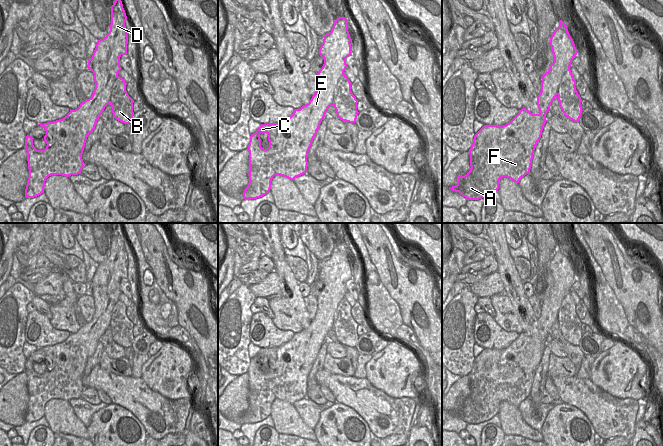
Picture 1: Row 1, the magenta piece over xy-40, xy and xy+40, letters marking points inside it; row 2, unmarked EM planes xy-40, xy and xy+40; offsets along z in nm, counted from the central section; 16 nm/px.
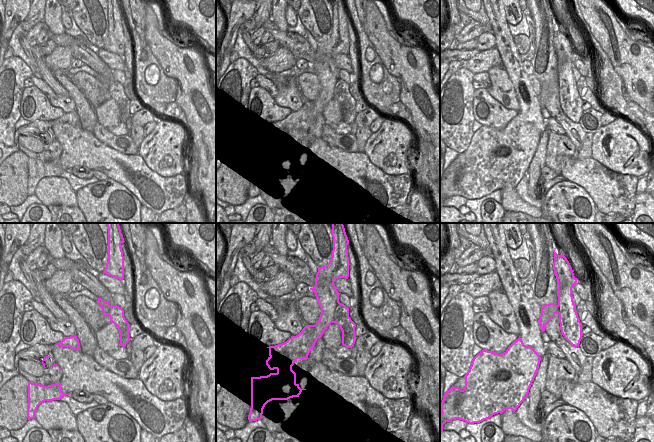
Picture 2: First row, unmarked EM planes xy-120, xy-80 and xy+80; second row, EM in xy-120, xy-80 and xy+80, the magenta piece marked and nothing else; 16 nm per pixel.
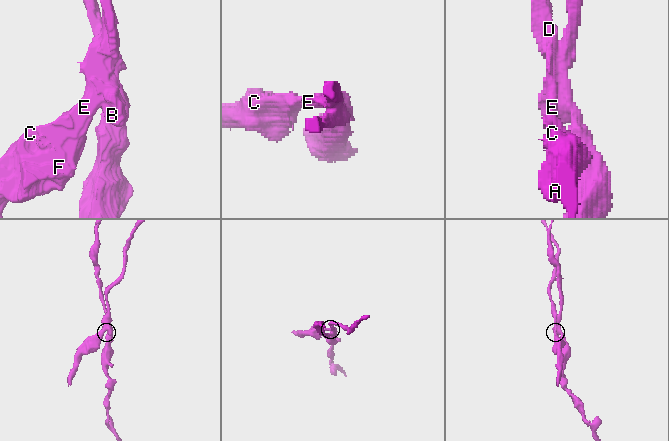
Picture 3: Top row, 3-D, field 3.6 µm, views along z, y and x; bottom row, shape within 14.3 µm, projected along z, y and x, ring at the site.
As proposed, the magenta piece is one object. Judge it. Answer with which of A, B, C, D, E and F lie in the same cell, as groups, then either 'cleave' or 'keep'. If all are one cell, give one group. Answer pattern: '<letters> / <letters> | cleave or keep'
A C D E F / B | cleave

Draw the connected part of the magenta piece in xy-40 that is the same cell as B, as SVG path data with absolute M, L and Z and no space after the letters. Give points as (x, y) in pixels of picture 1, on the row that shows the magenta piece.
M120 76L116 79L112 88L110 105L113 118L124 124L129 124L132 122L134 115L134 100L128 95L126 91L126 85L127 83Z

